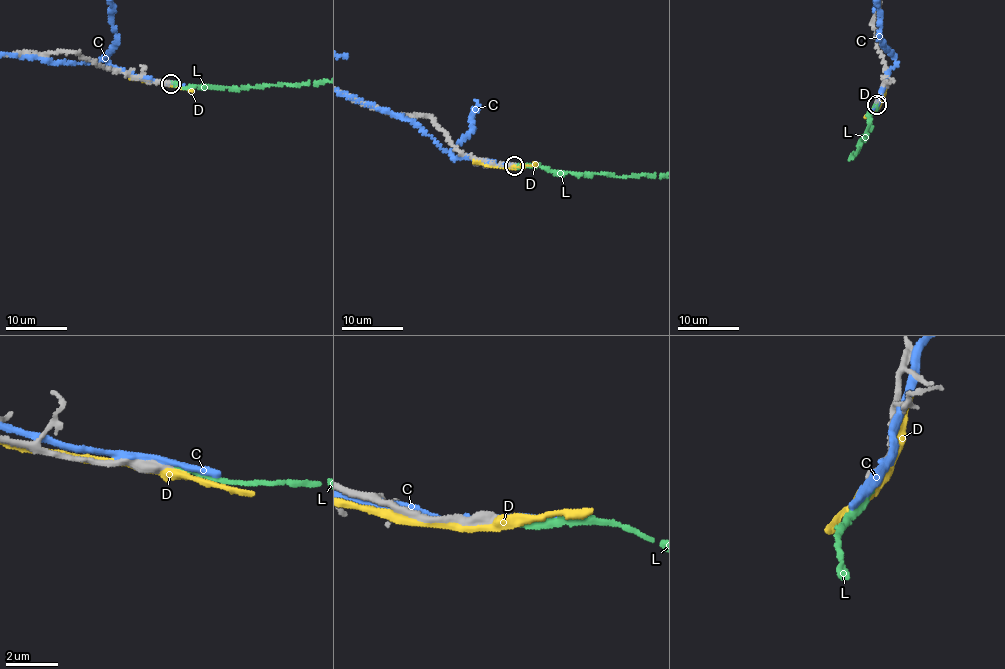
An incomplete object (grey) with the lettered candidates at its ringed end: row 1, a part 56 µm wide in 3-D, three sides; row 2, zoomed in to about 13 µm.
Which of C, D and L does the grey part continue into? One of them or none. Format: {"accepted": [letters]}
{"accepted": ["L"]}

